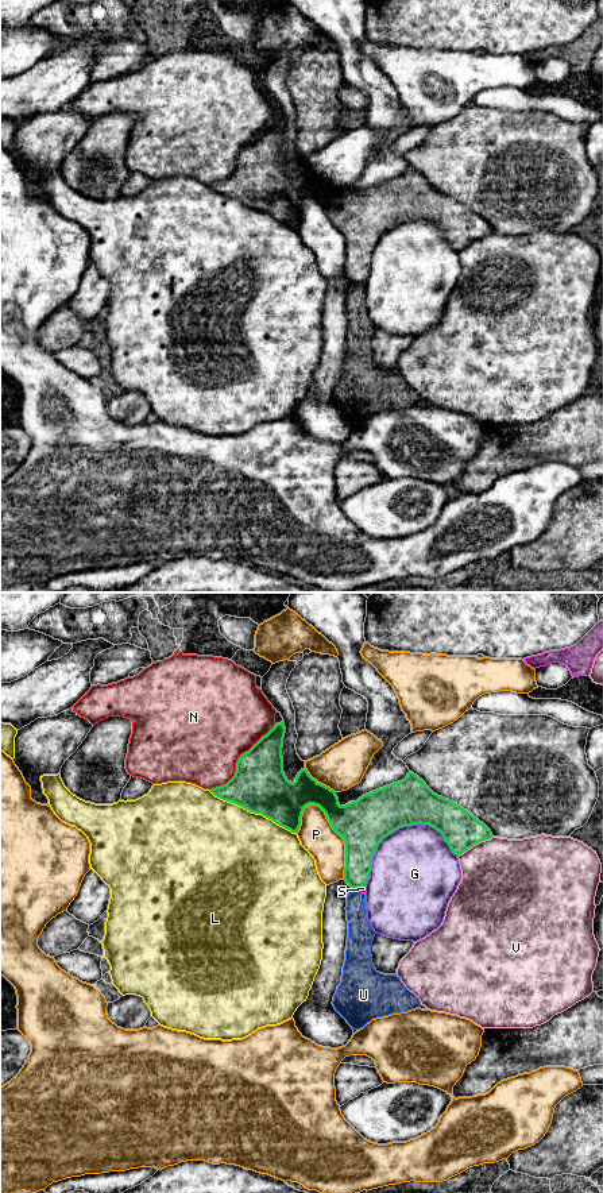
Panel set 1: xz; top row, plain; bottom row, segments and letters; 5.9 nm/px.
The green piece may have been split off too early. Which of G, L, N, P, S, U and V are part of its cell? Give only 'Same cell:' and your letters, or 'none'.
Same cell: none

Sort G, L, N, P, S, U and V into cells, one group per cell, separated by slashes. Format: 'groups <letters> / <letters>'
groups G / L / N / P / S U / V

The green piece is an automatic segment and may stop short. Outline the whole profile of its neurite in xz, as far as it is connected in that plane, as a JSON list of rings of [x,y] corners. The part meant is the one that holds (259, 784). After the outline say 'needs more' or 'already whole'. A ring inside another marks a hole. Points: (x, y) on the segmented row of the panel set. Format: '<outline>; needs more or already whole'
[[[285,721],[274,725],[239,757],[235,776],[209,791],[295,834],[304,808],[318,806],[345,842],[344,880],[351,888],[366,887],[378,845],[399,827],[420,823],[434,827],[457,857],[494,837],[483,822],[434,794],[413,772],[345,806],[339,803],[333,789],[313,779],[306,768],[291,783],[283,772],[285,733]]]; already whole

